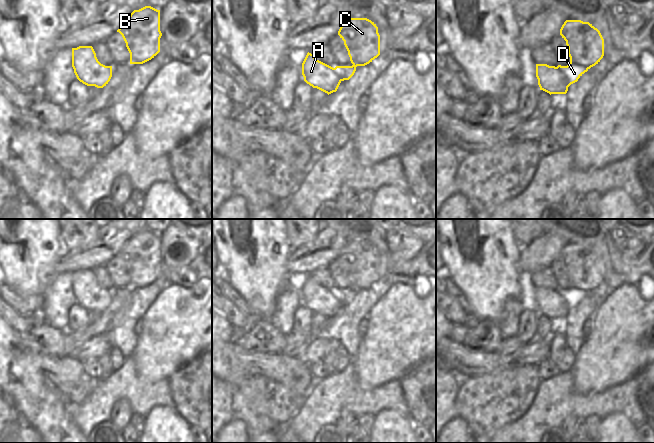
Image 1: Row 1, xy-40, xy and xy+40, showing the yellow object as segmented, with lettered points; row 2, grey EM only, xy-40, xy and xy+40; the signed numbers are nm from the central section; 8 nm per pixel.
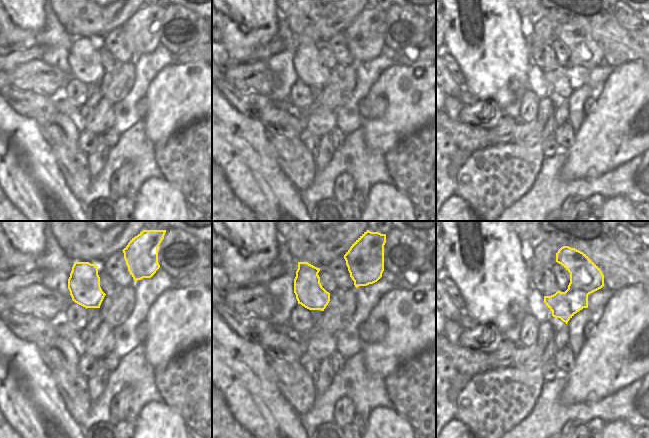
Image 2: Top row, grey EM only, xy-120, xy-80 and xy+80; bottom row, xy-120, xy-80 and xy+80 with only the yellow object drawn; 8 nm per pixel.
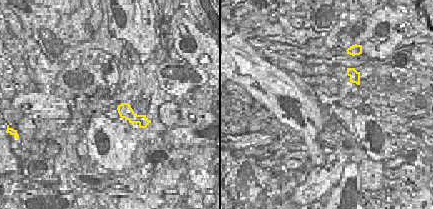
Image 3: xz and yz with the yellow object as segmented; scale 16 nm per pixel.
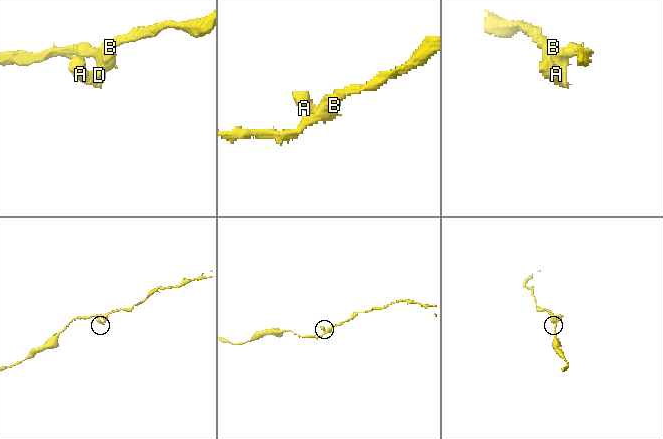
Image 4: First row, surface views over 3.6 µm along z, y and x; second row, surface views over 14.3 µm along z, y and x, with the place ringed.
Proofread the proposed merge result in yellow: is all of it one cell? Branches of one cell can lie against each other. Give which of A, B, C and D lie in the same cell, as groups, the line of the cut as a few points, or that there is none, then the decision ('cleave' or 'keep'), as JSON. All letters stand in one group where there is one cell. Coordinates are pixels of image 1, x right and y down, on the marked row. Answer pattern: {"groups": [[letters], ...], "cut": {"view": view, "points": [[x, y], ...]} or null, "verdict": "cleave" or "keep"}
{"groups": [["A"], ["B", "C", "D"]], "cut": {"view": "xy+40", "points": [[564, 66], [564, 88], [561, 93]]}, "verdict": "cleave"}

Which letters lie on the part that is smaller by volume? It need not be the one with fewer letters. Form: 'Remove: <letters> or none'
Remove: A

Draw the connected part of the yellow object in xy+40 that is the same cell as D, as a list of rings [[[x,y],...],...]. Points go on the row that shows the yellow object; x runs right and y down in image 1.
[[[566,20],[560,29],[560,35],[566,41],[570,63],[564,66],[564,89],[562,94],[566,94],[568,87],[577,82],[578,79],[591,67],[600,62],[604,56],[604,39],[600,31],[589,22],[581,20]]]

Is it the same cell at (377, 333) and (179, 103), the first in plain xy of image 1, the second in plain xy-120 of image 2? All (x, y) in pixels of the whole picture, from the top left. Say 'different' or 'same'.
same

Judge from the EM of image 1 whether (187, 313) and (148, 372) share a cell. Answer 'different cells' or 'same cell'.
same cell

